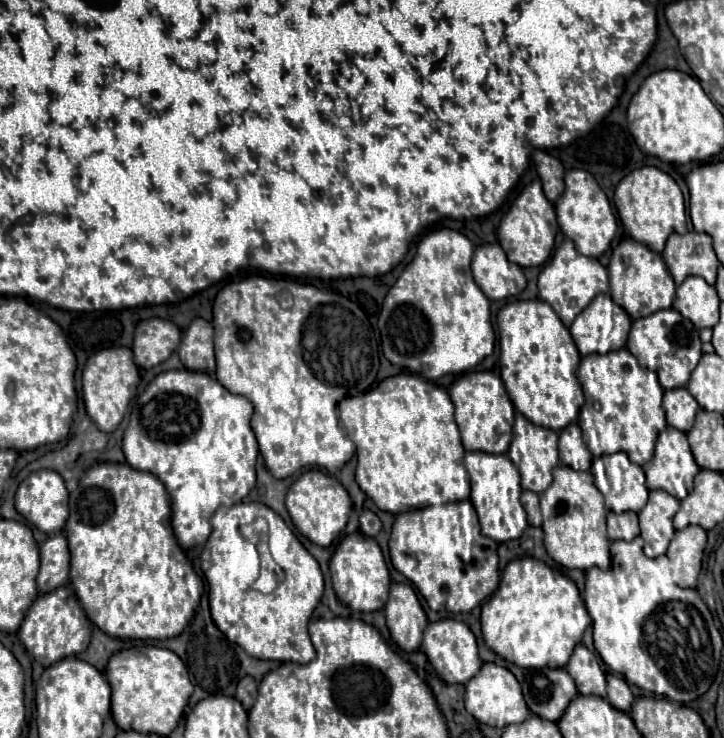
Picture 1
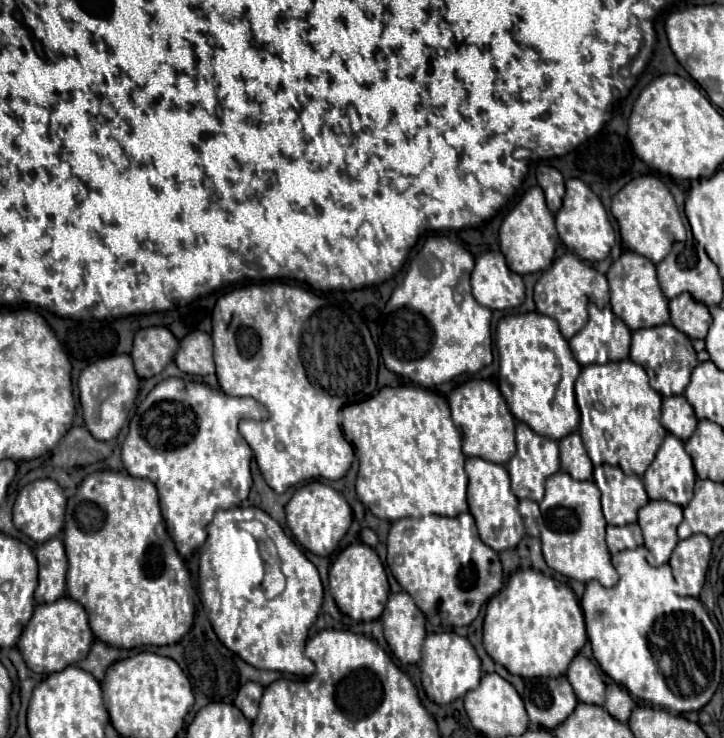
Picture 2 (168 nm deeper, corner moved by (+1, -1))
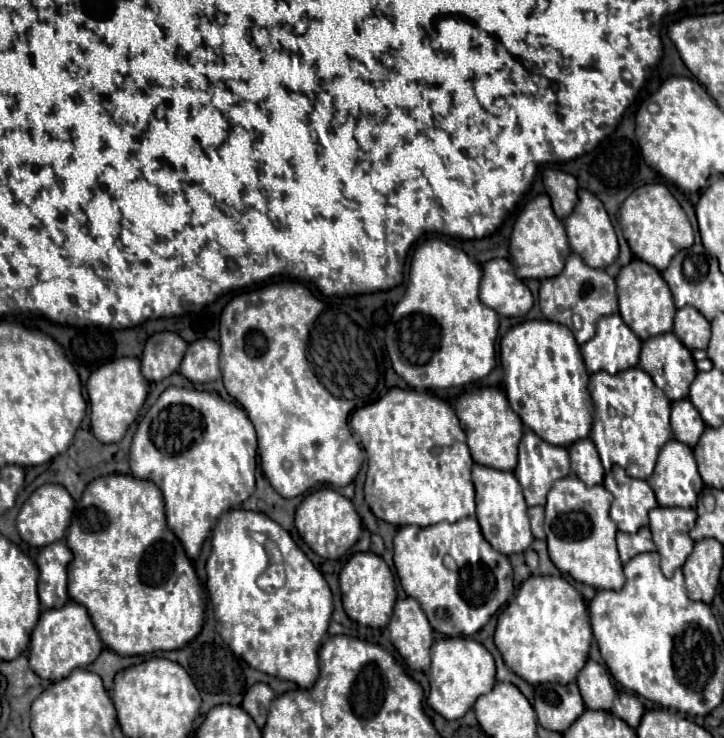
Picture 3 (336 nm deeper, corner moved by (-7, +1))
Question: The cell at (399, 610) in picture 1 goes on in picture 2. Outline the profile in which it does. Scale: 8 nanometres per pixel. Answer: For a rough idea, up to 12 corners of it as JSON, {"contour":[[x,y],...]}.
{"contour":[[406,591],[382,613],[384,635],[400,663],[418,663],[426,617]]}

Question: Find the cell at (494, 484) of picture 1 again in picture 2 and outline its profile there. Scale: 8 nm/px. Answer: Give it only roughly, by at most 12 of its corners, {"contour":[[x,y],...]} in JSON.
{"contour":[[468,457],[468,505],[494,551],[524,537],[506,467]]}

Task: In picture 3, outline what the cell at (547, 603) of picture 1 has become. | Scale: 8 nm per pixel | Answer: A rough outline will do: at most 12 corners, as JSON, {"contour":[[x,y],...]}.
{"contour":[[528,577],[494,643],[532,685],[572,683],[592,645],[564,577]]}

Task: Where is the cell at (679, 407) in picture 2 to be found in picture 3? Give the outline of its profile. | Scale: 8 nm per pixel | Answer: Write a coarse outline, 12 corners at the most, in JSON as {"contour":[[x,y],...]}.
{"contour":[[688,399],[672,403],[674,439],[694,447],[706,429]]}

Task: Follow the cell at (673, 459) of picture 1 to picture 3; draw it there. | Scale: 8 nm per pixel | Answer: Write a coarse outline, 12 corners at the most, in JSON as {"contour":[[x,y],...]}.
{"contour":[[668,441],[648,485],[660,507],[696,507],[692,449]]}

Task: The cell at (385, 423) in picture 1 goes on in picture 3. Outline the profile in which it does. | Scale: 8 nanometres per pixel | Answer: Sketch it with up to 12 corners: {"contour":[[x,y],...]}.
{"contour":[[390,389],[352,413],[366,503],[396,527],[475,516],[454,408]]}

